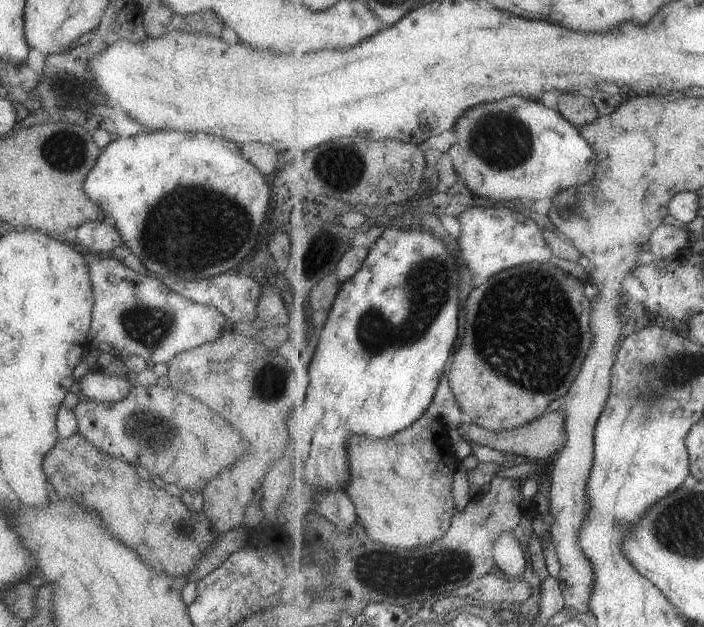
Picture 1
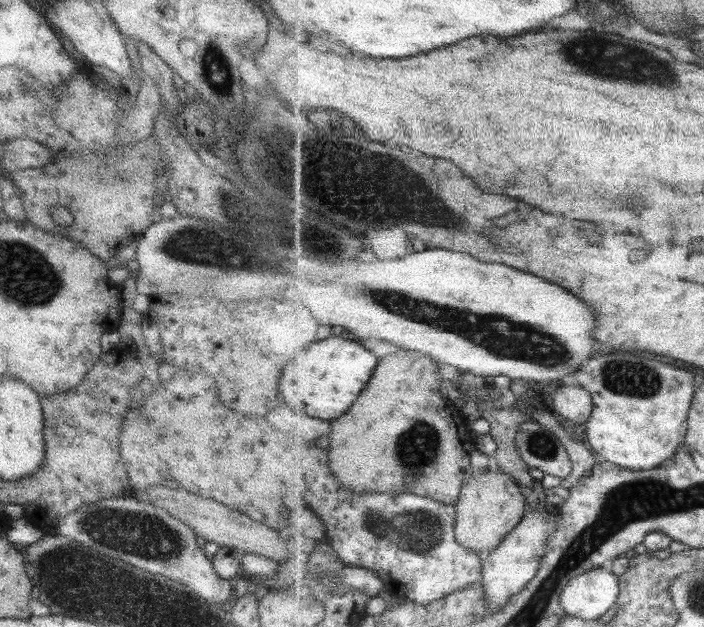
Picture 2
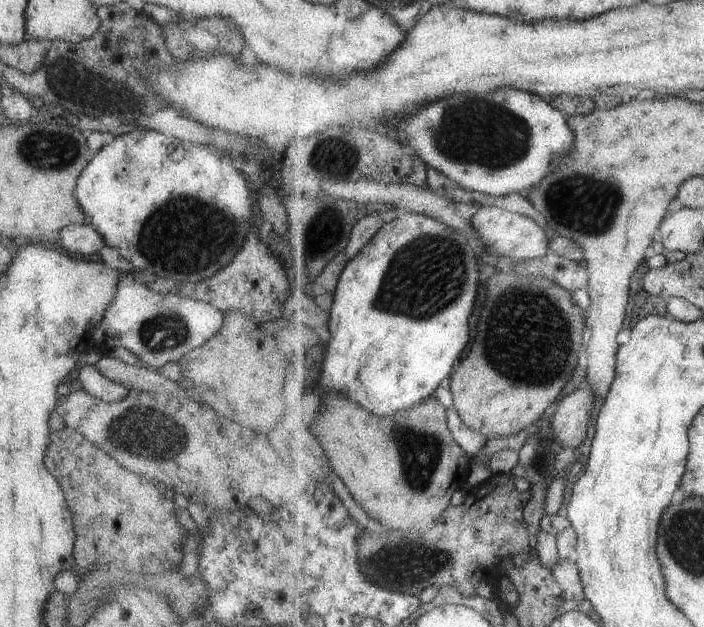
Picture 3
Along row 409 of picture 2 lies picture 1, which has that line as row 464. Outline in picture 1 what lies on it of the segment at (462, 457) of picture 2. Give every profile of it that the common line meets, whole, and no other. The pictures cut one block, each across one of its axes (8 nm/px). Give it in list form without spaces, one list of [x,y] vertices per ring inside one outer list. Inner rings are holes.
[[[435,404],[416,420],[409,428],[401,430],[389,438],[355,438],[349,450],[351,480],[347,482],[346,492],[356,506],[358,518],[366,527],[368,536],[375,542],[395,548],[419,548],[433,544],[445,536],[456,514],[453,500],[453,475],[457,472],[460,459],[452,446],[451,429],[441,418]]]

